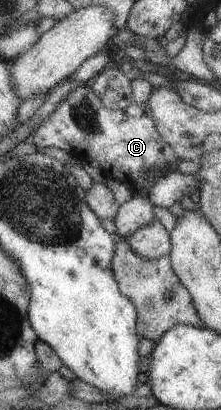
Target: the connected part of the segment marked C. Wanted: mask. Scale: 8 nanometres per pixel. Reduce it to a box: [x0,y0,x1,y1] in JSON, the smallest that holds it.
[33,84,180,194]

